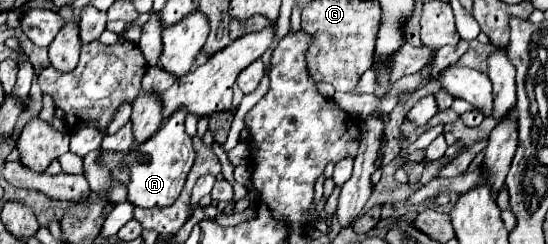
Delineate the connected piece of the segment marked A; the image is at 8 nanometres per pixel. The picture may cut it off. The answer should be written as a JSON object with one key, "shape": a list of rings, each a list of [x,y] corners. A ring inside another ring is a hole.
{"shape":[[[185,108],[175,110],[149,140],[137,144],[135,148],[131,148],[127,152],[101,150],[101,156],[97,160],[99,166],[103,166],[107,170],[127,168],[131,172],[131,180],[129,180],[129,202],[131,204],[143,206],[143,208],[169,206],[181,194],[181,190],[185,186],[185,178],[195,160],[195,150],[193,150],[191,138],[185,134],[185,128],[183,128],[185,116],[187,116]]]}

